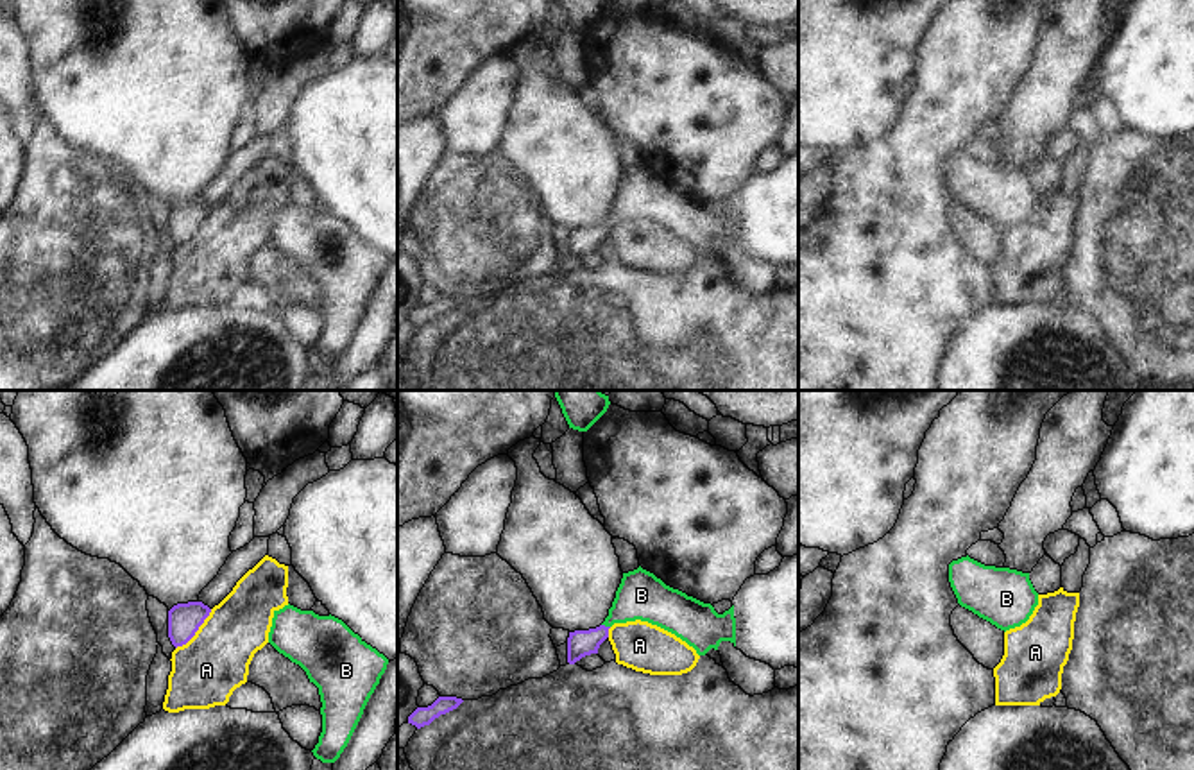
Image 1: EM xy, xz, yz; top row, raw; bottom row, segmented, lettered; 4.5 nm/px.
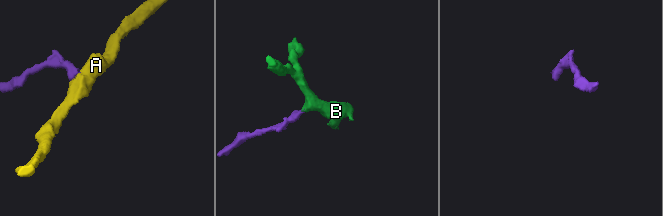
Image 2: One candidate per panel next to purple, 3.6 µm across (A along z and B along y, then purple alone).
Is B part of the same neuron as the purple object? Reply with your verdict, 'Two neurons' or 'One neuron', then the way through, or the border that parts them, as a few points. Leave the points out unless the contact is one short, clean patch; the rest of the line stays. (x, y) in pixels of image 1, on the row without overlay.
One neuron. Path across: xz (580, 242), (589, 240), (604, 224), (641, 194)

